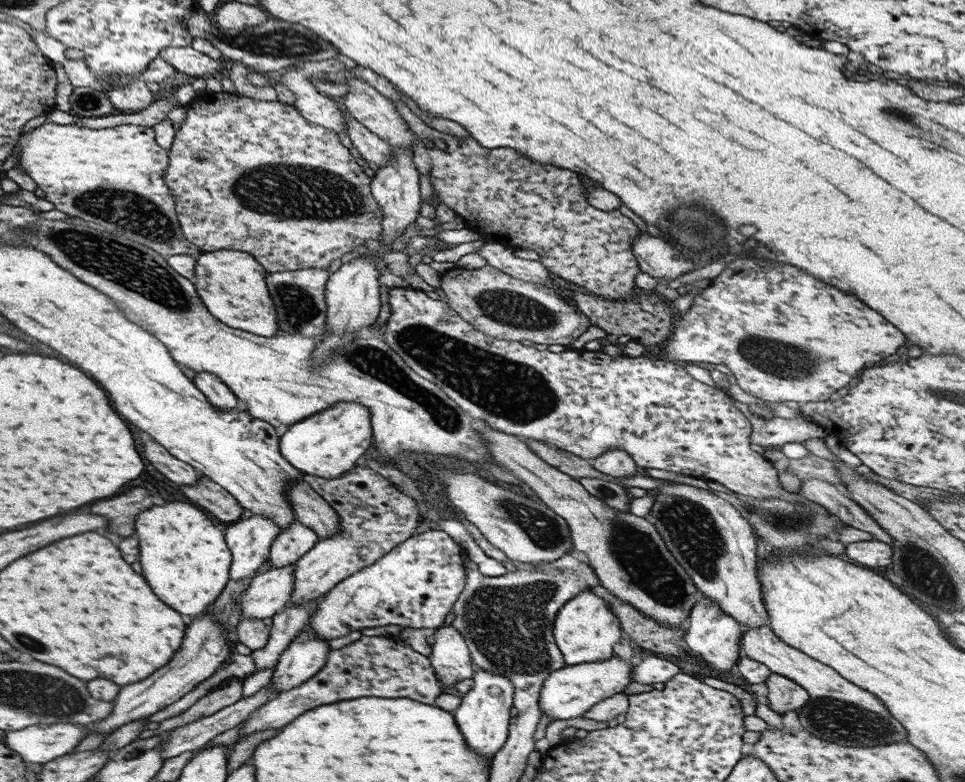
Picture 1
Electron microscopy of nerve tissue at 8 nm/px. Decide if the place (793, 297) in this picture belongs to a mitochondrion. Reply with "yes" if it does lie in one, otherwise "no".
no

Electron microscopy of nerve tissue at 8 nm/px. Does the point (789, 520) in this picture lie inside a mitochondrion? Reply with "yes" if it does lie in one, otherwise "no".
yes

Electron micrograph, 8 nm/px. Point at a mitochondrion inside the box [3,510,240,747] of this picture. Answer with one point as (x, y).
(38, 647)

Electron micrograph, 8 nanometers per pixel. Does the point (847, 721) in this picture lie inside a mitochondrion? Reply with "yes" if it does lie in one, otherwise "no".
yes

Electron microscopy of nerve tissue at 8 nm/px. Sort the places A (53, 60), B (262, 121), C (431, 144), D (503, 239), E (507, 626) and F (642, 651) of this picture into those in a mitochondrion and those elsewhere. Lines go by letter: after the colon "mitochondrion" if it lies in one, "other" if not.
A: other
B: other
C: other
D: other
E: mitochondrion
F: other

